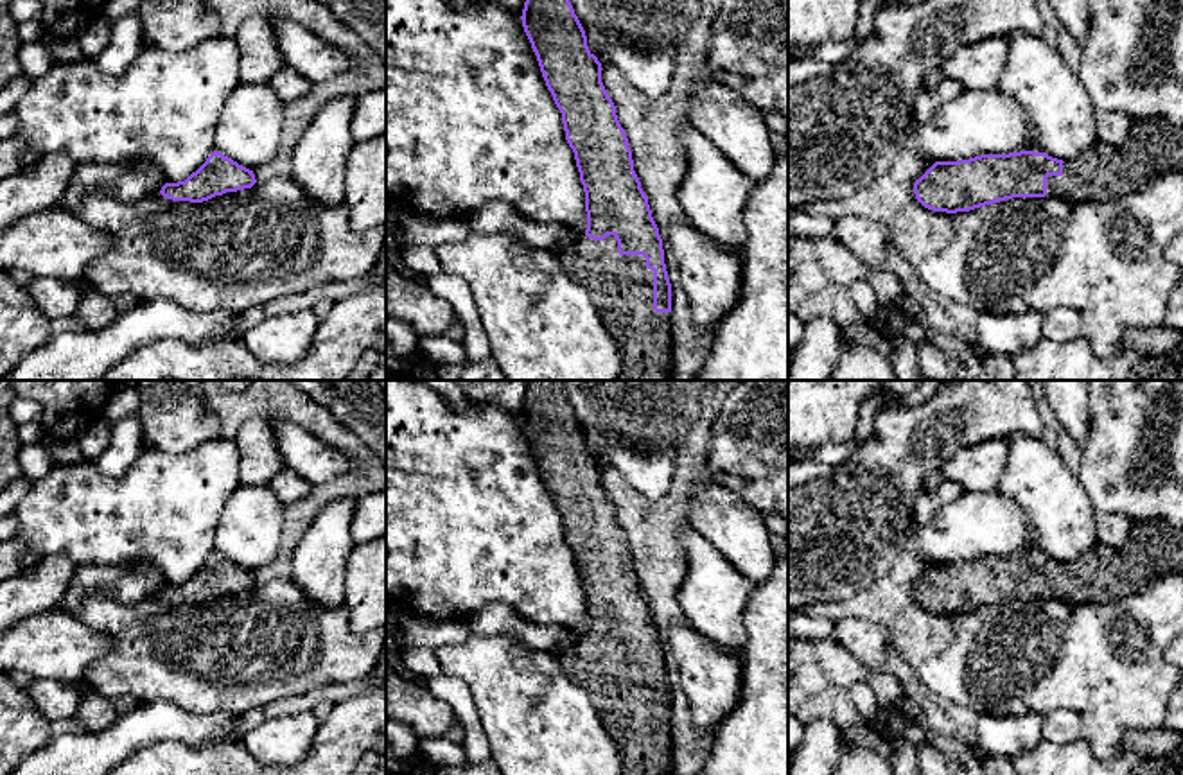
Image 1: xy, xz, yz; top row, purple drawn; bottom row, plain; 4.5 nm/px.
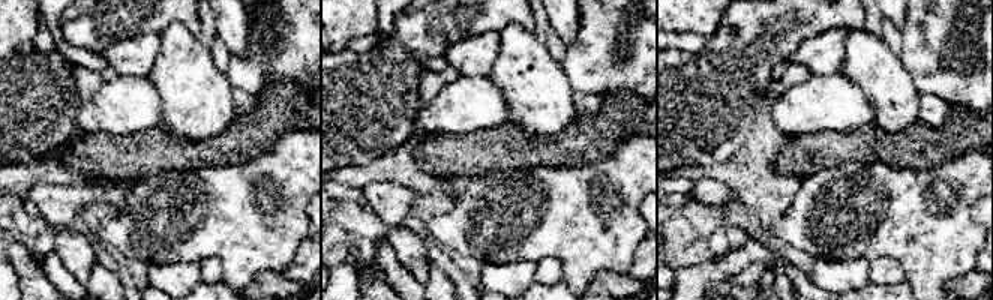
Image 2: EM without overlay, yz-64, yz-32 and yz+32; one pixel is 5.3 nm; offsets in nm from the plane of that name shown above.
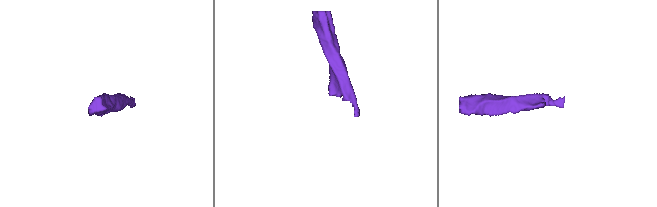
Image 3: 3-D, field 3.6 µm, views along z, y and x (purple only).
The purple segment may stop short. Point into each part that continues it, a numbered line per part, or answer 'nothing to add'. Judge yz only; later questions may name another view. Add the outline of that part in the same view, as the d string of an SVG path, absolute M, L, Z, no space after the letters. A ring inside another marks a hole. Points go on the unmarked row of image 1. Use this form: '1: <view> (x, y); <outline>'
1: yz (1104, 573); M1131 520L1129 540L1122 547L1097 542L1082 556L1065 562L1063 576L1047 579L1047 597L1117 601L1167 572L1183 572L1183 529L1158 520Z

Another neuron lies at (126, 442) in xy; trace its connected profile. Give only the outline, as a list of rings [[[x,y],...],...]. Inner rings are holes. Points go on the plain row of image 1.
[[[136,414],[111,420],[110,445],[95,465],[106,477],[122,477],[135,465],[144,445],[144,429]]]

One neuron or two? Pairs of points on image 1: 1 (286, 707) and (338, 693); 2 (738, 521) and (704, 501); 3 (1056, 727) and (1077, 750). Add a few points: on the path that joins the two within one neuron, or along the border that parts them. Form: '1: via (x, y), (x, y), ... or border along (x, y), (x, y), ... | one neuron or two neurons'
1: via (298, 704), (325, 695) | one neuron
2: via (729, 521), (713, 510) | one neuron
3: border along (1043, 738), (1051, 741), (1079, 740) | two neurons

